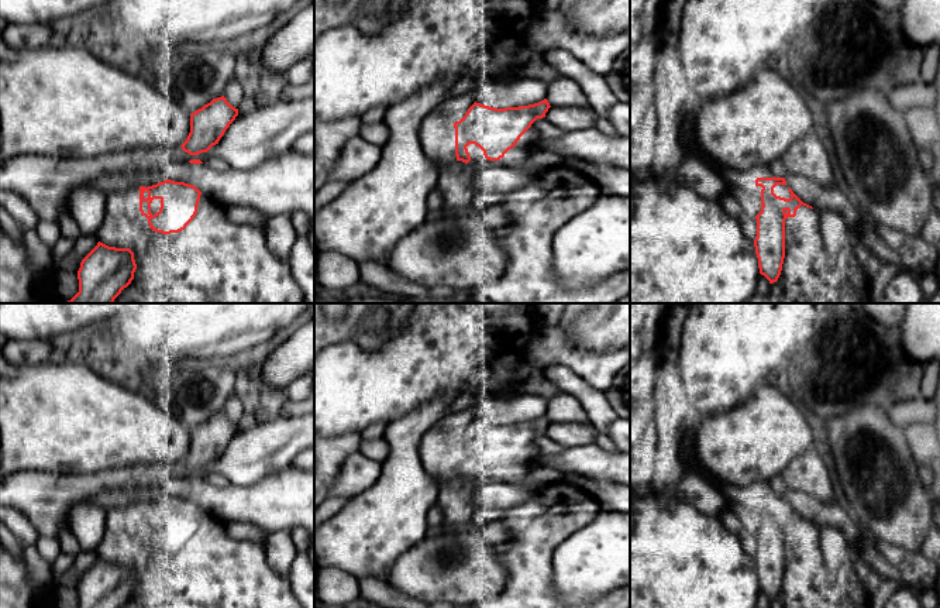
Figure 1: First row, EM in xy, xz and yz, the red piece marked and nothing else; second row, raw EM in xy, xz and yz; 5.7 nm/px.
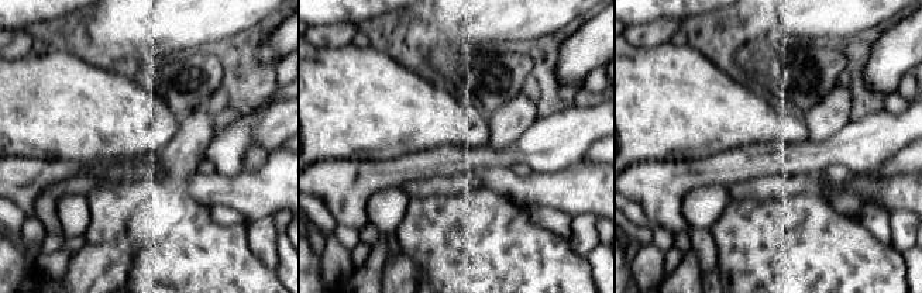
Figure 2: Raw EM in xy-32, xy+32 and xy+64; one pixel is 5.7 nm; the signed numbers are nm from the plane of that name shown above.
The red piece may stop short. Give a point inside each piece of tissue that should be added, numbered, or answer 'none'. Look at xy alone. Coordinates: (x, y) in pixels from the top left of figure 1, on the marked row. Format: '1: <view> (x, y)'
none

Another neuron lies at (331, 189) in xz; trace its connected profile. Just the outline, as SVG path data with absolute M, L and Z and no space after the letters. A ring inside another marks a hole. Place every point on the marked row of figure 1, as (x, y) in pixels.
M328 181L324 183L314 195L314 214L341 195L351 183L352 181Z

